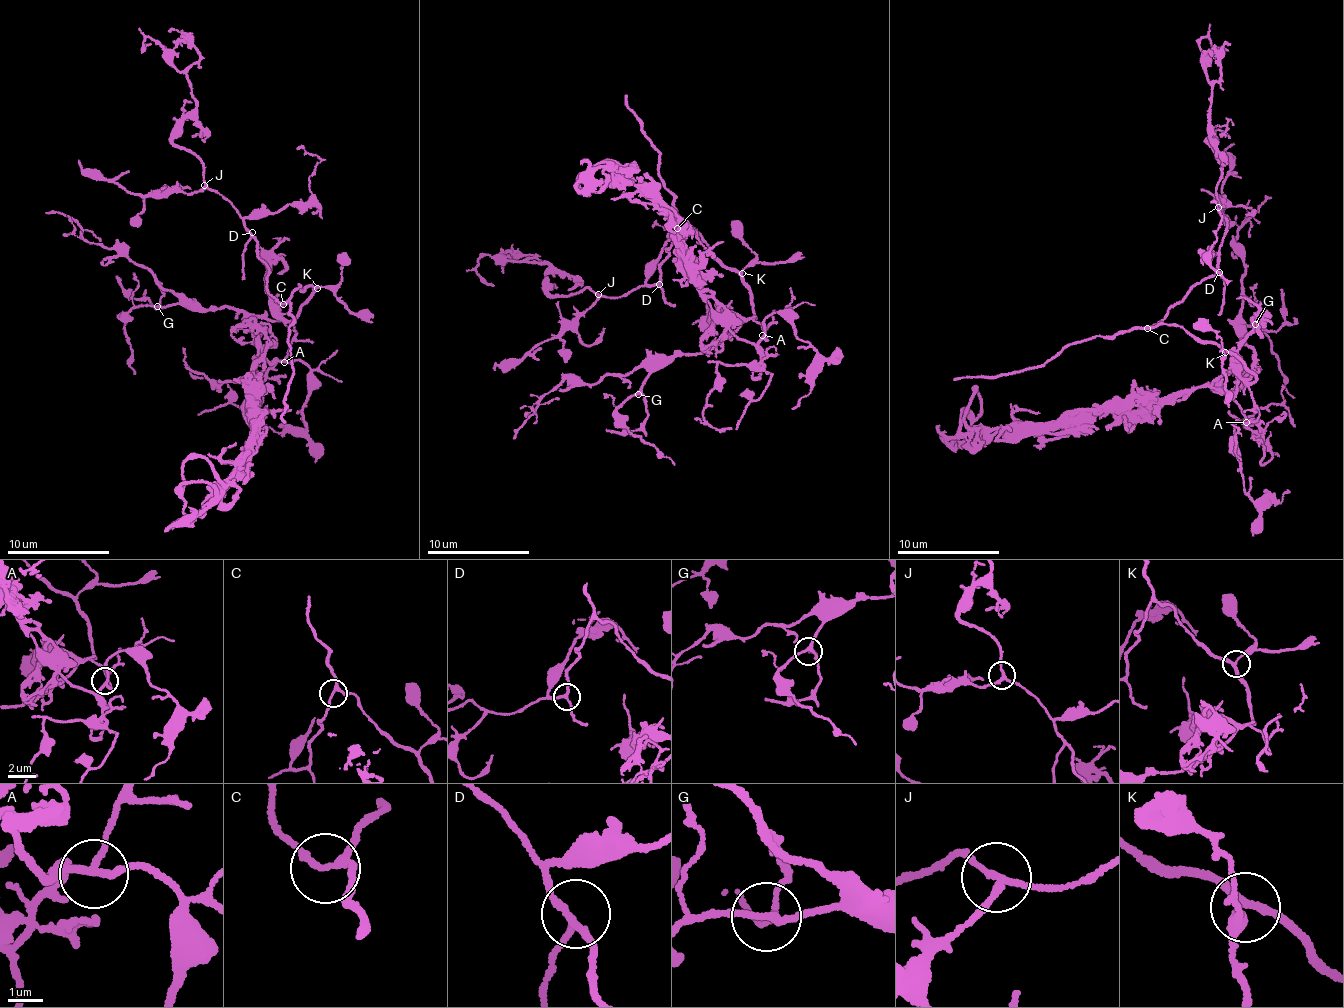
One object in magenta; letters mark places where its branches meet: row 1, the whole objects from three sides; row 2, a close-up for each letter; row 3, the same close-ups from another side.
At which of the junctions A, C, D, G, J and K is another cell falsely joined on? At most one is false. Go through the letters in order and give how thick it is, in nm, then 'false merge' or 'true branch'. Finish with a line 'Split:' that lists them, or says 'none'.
A: calibre 180 nm; true branch
C: calibre 180 nm; true branch
D: calibre 180 nm; true branch
G: calibre 170 nm; true branch
J: calibre 170 nm; true branch
K: calibre 200 nm; true branch
Split: none

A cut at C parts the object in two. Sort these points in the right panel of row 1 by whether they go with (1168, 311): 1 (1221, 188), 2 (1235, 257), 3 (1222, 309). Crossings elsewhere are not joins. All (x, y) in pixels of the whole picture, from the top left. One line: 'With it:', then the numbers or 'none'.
With it: 1, 3

